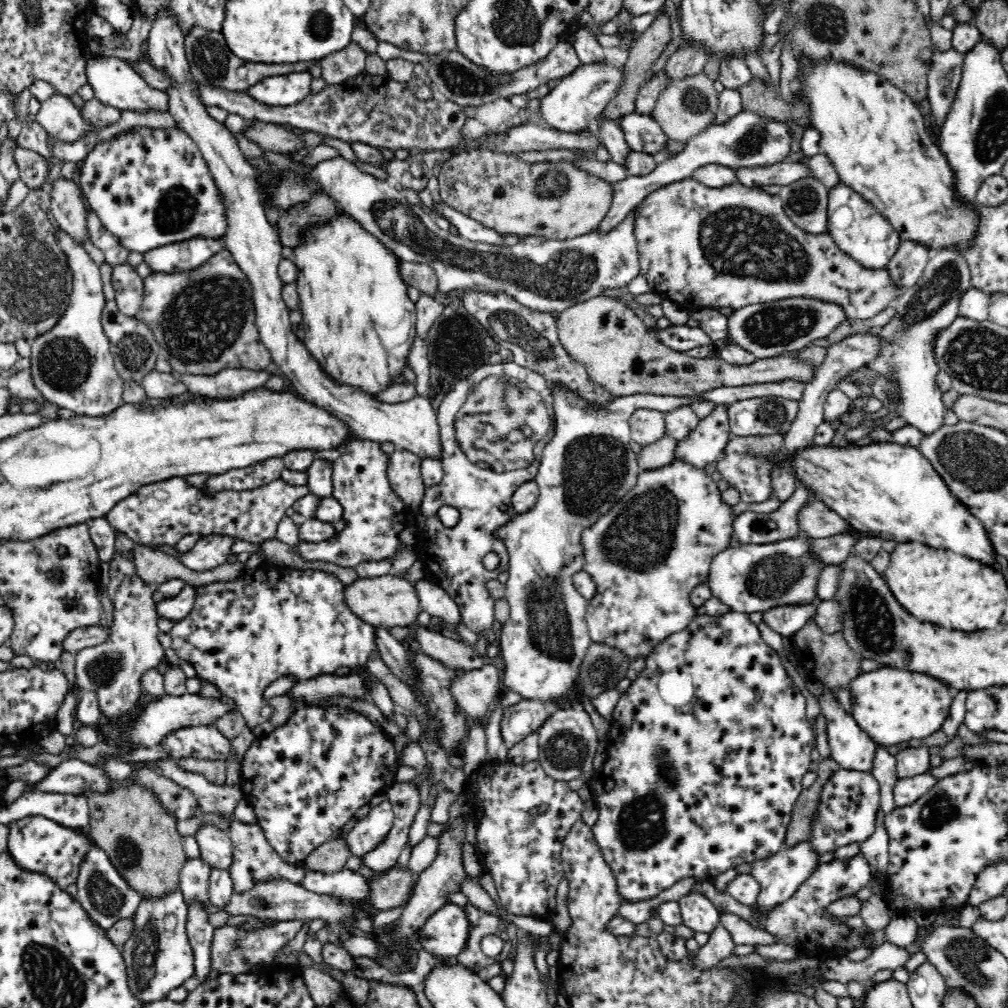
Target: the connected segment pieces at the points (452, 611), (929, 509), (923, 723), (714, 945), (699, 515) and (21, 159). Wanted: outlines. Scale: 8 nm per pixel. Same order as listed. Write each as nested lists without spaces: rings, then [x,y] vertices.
[[[420,579],[416,586],[416,595],[420,599],[421,610],[428,612],[431,616],[442,618],[449,626],[461,622],[460,608],[454,600],[448,596],[446,591],[435,586],[432,582]]]
[[[895,442],[872,443],[869,445],[844,444],[837,446],[817,446],[811,444],[808,450],[796,452],[796,458],[790,462],[794,469],[796,481],[804,485],[806,490],[816,495],[816,500],[822,501],[832,508],[838,516],[846,520],[855,531],[868,533],[882,541],[922,542],[932,548],[946,548],[958,554],[970,554],[972,558],[996,566],[994,560],[995,546],[988,538],[984,525],[970,513],[970,508],[960,503],[942,477],[932,467],[927,457],[918,448]]]
[[[880,668],[874,672],[864,672],[852,680],[849,688],[853,711],[851,715],[866,735],[882,746],[906,746],[914,740],[927,738],[942,729],[942,723],[946,720],[952,704],[952,696],[948,692],[948,686],[942,680],[936,680],[932,676],[920,676],[918,672],[904,672],[898,668]]]
[[[721,924],[709,934],[709,942],[696,951],[696,957],[691,960],[694,967],[702,971],[715,968],[721,960],[733,955],[735,943],[732,936]]]
[[[674,460],[671,464],[664,467],[640,472],[636,486],[624,496],[623,500],[618,501],[608,514],[600,516],[600,520],[596,520],[596,524],[582,532],[583,570],[592,576],[594,585],[596,585],[596,596],[588,601],[585,618],[588,632],[593,642],[621,650],[631,662],[636,660],[636,658],[645,659],[652,652],[653,648],[656,648],[656,644],[660,644],[660,641],[666,640],[671,634],[684,630],[692,622],[692,619],[697,616],[696,607],[690,601],[692,590],[698,584],[708,582],[712,559],[719,552],[726,550],[730,546],[728,542],[730,542],[730,537],[734,534],[734,520],[736,520],[736,516],[732,512],[732,506],[722,501],[722,493],[722,483],[716,477],[709,478],[704,469],[698,469],[683,461]]]
[[[14,148],[14,161],[18,165],[19,177],[31,188],[42,189],[46,184],[46,176],[50,172],[50,164],[46,157],[27,148]]]

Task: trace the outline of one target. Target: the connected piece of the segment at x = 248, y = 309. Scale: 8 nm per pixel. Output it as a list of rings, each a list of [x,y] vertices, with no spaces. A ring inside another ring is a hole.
[[[223,249],[194,271],[164,273],[152,271],[143,279],[142,322],[153,332],[159,346],[159,358],[168,360],[176,373],[210,375],[224,368],[264,370],[271,360],[270,351],[261,341],[255,323],[253,290],[233,255]]]

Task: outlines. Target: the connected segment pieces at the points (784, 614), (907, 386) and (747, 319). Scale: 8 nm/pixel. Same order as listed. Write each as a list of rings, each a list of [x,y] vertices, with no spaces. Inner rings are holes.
[[[821,600],[810,604],[788,604],[769,608],[763,613],[763,622],[778,632],[781,636],[791,636],[798,632],[810,619],[814,618],[817,604]]]
[[[942,248],[940,252],[931,252],[927,265],[914,286],[905,288],[894,302],[896,314],[883,327],[878,328],[881,338],[879,353],[867,362],[867,367],[873,370],[875,379],[870,386],[871,396],[880,400],[883,410],[888,416],[904,418],[908,424],[918,428],[923,435],[935,433],[944,426],[944,412],[946,407],[942,403],[943,392],[936,384],[939,366],[934,357],[934,338],[940,330],[948,328],[953,320],[959,316],[959,302],[961,296],[971,287],[971,274],[965,257],[955,248]]]
[[[794,297],[771,303],[751,304],[740,307],[727,316],[727,340],[751,352],[757,359],[772,358],[793,354],[811,346],[817,338],[827,338],[828,334],[845,320],[849,319],[839,304],[815,298]]]

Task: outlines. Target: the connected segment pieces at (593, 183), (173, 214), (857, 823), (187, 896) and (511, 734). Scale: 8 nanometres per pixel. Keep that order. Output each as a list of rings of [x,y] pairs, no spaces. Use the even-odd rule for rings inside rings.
[[[487,148],[455,153],[441,163],[439,193],[444,203],[492,228],[500,235],[542,236],[548,240],[568,240],[597,230],[612,204],[613,188],[571,161],[528,163],[515,153],[492,152]]]
[[[138,126],[135,133],[128,133],[127,135],[120,135],[113,137],[108,141],[97,143],[96,146],[88,153],[88,156],[79,163],[78,174],[76,181],[81,187],[83,197],[88,206],[94,211],[101,220],[101,223],[106,227],[120,241],[130,252],[146,253],[154,249],[162,248],[166,244],[183,241],[184,239],[191,239],[195,236],[204,236],[209,239],[222,239],[225,236],[227,227],[227,208],[223,203],[223,196],[220,196],[219,188],[216,186],[215,180],[212,178],[209,171],[207,161],[204,160],[198,145],[188,136],[184,130],[180,131],[180,127],[171,127],[169,129],[152,129],[146,126]]]
[[[837,770],[820,791],[817,813],[811,822],[809,843],[816,854],[834,852],[840,846],[863,843],[876,828],[876,812],[880,810],[880,785],[870,772]]]
[[[201,857],[188,859],[180,870],[178,889],[187,905],[198,900],[202,905],[206,905],[208,911],[214,913],[218,910],[215,906],[211,906],[208,894],[211,870],[212,866]]]
[[[522,699],[503,710],[501,719],[502,738],[508,749],[518,744],[532,732],[539,732],[544,721],[550,716],[546,713],[546,705],[552,703],[559,708],[557,702],[545,700]]]

